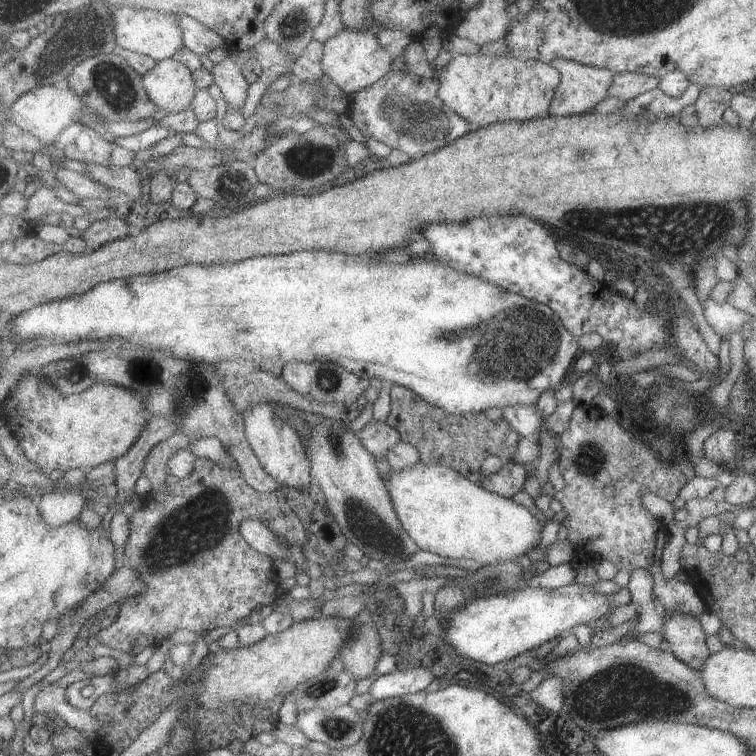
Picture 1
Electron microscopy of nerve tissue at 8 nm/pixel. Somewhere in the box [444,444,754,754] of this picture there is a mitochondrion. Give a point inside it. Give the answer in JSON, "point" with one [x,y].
{"point":[621,691]}

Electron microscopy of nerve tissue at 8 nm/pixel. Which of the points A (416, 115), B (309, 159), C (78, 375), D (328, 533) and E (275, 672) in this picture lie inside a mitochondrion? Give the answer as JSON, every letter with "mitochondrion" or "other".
{"A":"mitochondrion","B":"mitochondrion","C":"mitochondrion","D":"other","E":"other"}

